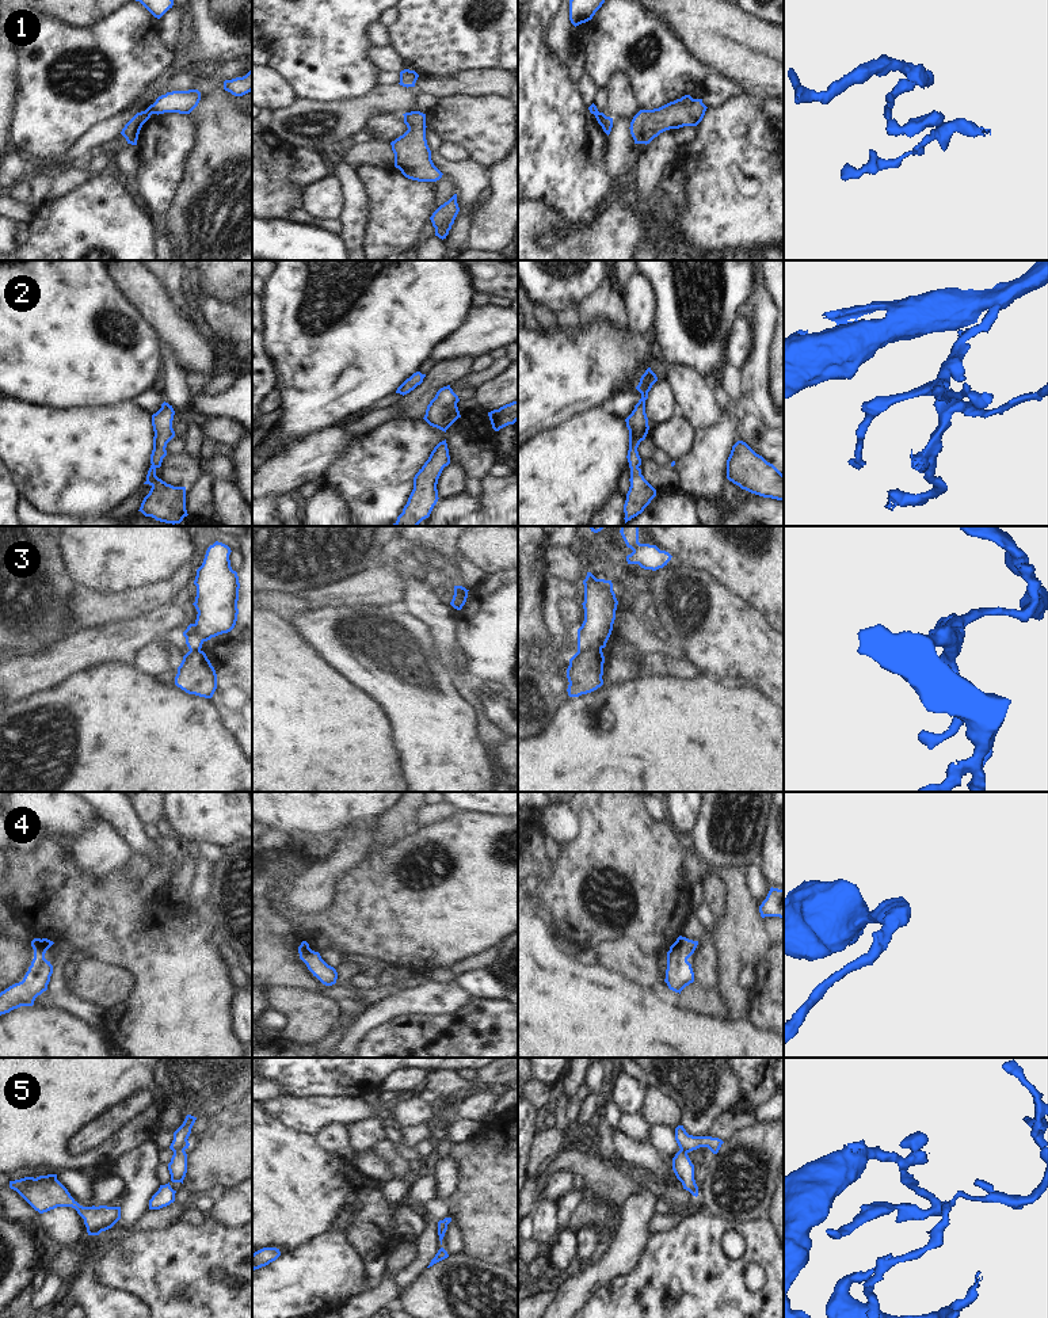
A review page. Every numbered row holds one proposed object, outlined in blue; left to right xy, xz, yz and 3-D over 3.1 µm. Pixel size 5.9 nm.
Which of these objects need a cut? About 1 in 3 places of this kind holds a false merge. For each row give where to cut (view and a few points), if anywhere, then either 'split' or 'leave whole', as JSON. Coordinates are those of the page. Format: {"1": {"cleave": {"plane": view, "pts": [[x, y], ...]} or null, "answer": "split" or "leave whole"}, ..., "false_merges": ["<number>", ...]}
{"1": {"cleave": {"plane": "xy", "pts": [[145, 110], [151, 114]]}, "answer": "split"}, "2": {"cleave": null, "answer": "leave whole"}, "3": {"cleave": {"plane": "yz", "pts": [[601, 647], [578, 651]]}, "answer": "split"}, "4": {"cleave": null, "answer": "leave whole"}, "5": {"cleave": {"plane": "xy", "pts": [[183, 1149], [174, 1153]]}, "answer": "split"}, "false_merges": ["1", "3", "5"]}

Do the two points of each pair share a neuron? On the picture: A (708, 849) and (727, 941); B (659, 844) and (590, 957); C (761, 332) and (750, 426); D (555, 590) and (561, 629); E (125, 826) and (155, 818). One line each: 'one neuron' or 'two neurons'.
A: two neurons
B: two neurons
C: one neuron
D: one neuron
E: two neurons

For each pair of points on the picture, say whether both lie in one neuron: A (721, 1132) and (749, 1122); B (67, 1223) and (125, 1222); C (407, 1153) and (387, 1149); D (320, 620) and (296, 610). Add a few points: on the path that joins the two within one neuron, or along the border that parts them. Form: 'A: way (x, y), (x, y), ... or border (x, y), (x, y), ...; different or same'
A: way (728, 1126), (732, 1122), (742, 1122); same
B: border (88, 1235), (82, 1244); different
C: border (395, 1143), (395, 1151), (418, 1170); different
D: border (319, 606), (293, 620); different

